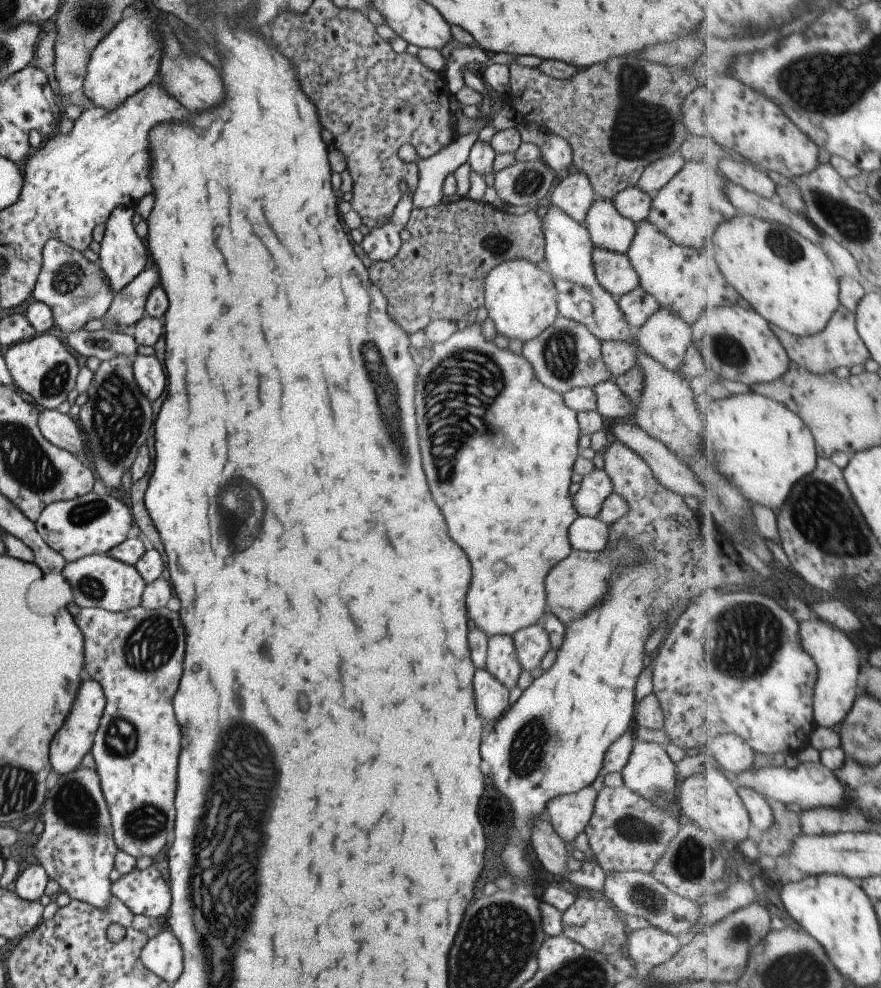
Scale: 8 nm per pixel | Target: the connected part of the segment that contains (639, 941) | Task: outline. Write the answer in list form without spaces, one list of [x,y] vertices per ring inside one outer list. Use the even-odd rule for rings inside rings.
[[[648,925],[628,931],[627,954],[631,963],[660,965],[667,962],[681,945],[680,937]]]

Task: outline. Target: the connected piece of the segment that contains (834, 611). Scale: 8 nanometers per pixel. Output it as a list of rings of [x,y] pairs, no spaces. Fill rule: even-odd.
[[[829,598],[827,602],[813,603],[809,606],[813,615],[818,615],[839,629],[853,634],[855,632],[859,632],[859,635],[862,634],[859,616],[847,608],[841,600]]]

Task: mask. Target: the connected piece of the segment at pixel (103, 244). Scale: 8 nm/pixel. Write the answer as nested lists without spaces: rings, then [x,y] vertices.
[[[117,206],[111,210],[108,220],[105,220],[103,226],[103,236],[98,243],[98,260],[99,268],[103,271],[111,286],[113,293],[121,290],[125,284],[129,284],[147,264],[148,250],[145,244],[141,241],[133,225],[131,225],[131,216],[133,216],[133,209],[127,206]]]

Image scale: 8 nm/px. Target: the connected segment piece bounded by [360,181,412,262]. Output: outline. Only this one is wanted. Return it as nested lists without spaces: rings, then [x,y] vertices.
[[[400,181],[397,184],[401,198],[395,205],[387,224],[379,228],[370,228],[369,234],[360,242],[364,254],[373,262],[391,260],[397,254],[402,242],[399,232],[403,230],[412,209],[412,194],[407,190],[407,184]]]

